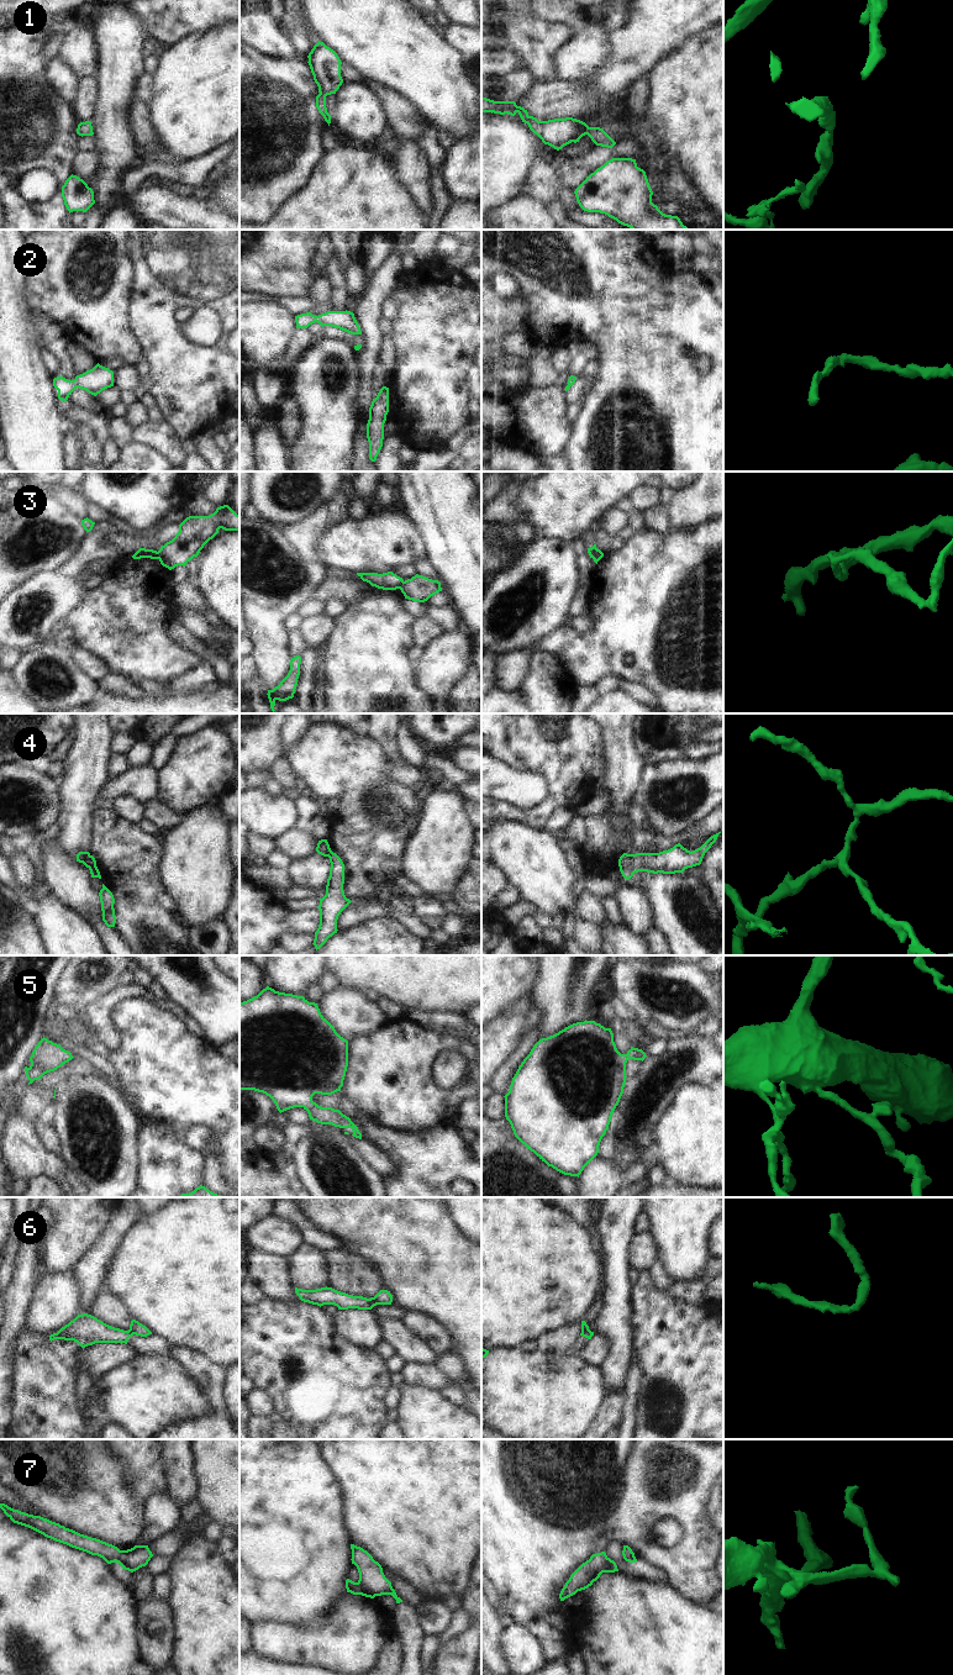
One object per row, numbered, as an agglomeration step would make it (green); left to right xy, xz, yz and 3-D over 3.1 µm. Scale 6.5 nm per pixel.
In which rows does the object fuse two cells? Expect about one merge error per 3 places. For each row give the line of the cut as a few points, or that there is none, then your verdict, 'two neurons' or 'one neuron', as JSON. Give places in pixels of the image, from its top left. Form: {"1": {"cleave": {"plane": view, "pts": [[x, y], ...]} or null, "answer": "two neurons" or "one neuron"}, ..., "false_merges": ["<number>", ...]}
{"1": {"cleave": null, "answer": "one neuron"}, "2": {"cleave": null, "answer": "one neuron"}, "3": {"cleave": {"plane": "xy", "pts": [[157, 552], [158, 558]]}, "answer": "two neurons"}, "4": {"cleave": {"plane": "xy", "pts": [[89, 854], [83, 863]]}, "answer": "two neurons"}, "5": {"cleave": null, "answer": "one neuron"}, "6": {"cleave": {"plane": "xz", "pts": [[372, 1297], [377, 1304]]}, "answer": "two neurons"}, "7": {"cleave": null, "answer": "one neuron"}, "false_merges": ["3", "4", "6"]}

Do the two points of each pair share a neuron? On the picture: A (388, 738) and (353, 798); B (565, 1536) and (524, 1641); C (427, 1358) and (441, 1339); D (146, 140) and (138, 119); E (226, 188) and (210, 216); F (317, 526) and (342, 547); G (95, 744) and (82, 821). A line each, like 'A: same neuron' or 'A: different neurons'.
A: different neurons
B: different neurons
C: different neurons
D: same neuron
E: different neurons
F: different neurons
G: same neuron

